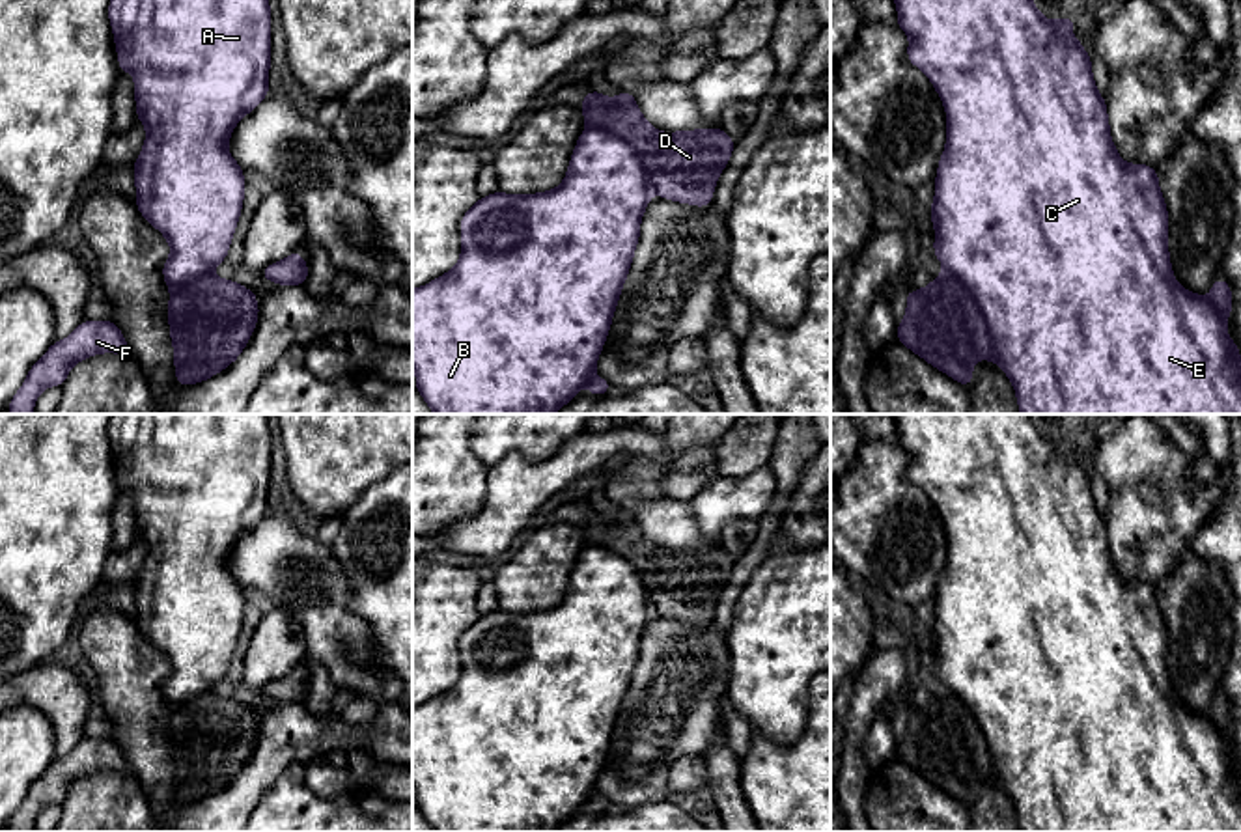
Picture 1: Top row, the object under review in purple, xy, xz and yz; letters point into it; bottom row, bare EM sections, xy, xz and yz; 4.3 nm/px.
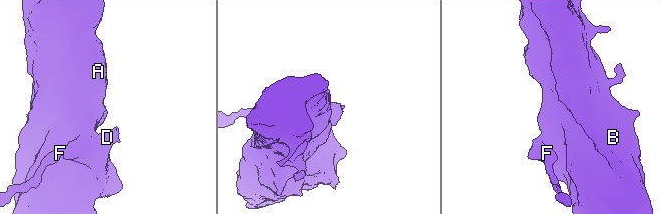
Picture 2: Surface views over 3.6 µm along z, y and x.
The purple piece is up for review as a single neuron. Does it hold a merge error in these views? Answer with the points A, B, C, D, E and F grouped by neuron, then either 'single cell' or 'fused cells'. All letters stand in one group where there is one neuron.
A B C E / D F; fused cells

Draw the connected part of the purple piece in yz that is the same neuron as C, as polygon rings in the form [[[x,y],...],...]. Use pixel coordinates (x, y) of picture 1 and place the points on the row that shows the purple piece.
[[[894,0],[896,24],[909,35],[907,60],[922,69],[946,110],[946,146],[935,177],[929,209],[935,226],[933,252],[957,276],[980,306],[995,353],[1011,381],[1021,414],[1241,414],[1241,354],[1226,332],[1226,319],[1207,297],[1178,284],[1168,254],[1168,209],[1159,175],[1148,164],[1127,164],[1110,138],[1107,101],[1092,75],[1092,58],[1071,35],[1075,21],[1047,21],[1032,0]]]

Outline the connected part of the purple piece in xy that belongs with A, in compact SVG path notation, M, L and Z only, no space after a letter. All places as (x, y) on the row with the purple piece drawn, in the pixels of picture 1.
M110 0L108 21L114 32L119 73L129 71L134 78L136 119L146 125L146 144L132 166L136 185L136 207L140 215L157 228L170 243L170 257L162 265L166 285L181 287L213 269L228 257L244 200L244 172L228 151L235 125L250 114L269 93L271 67L271 7L269 0Z

